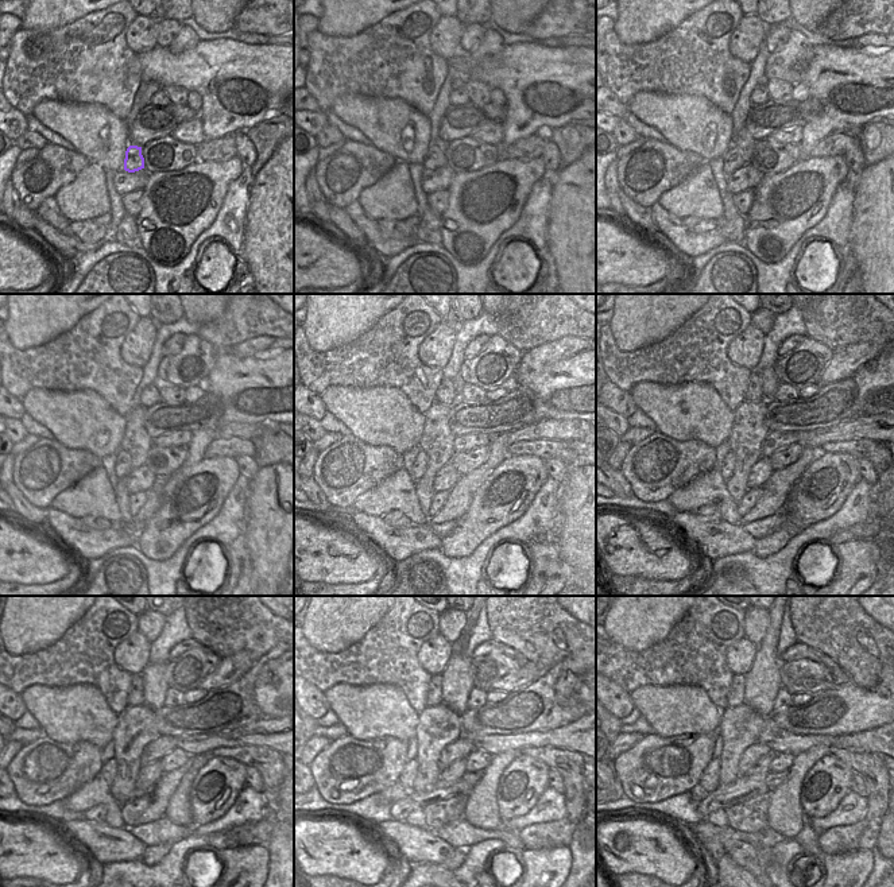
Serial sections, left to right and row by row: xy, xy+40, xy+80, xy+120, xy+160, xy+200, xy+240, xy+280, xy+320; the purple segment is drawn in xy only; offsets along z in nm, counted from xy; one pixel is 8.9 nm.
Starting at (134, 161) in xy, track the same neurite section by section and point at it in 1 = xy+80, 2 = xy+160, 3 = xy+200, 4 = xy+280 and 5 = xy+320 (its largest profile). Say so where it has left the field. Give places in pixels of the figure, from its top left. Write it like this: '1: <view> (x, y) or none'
1: xy+80 (732, 161)
2: xy+160 (420, 467)
3: xy+200 (715, 469)
4: xy+280 (407, 777)
5: xy+320 (709, 778)

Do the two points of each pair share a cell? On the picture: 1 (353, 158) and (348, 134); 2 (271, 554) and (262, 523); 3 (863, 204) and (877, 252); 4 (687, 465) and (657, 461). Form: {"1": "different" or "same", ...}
{"1": "different", "2": "same", "3": "same", "4": "same"}

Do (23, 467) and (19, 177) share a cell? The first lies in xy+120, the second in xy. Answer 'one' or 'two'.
one

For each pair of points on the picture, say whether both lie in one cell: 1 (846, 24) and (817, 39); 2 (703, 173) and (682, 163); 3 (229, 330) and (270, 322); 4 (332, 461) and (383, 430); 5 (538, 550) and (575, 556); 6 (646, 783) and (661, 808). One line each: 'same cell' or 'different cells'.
1: different cells
2: different cells
3: same cell
4: different cells
5: different cells
6: different cells

